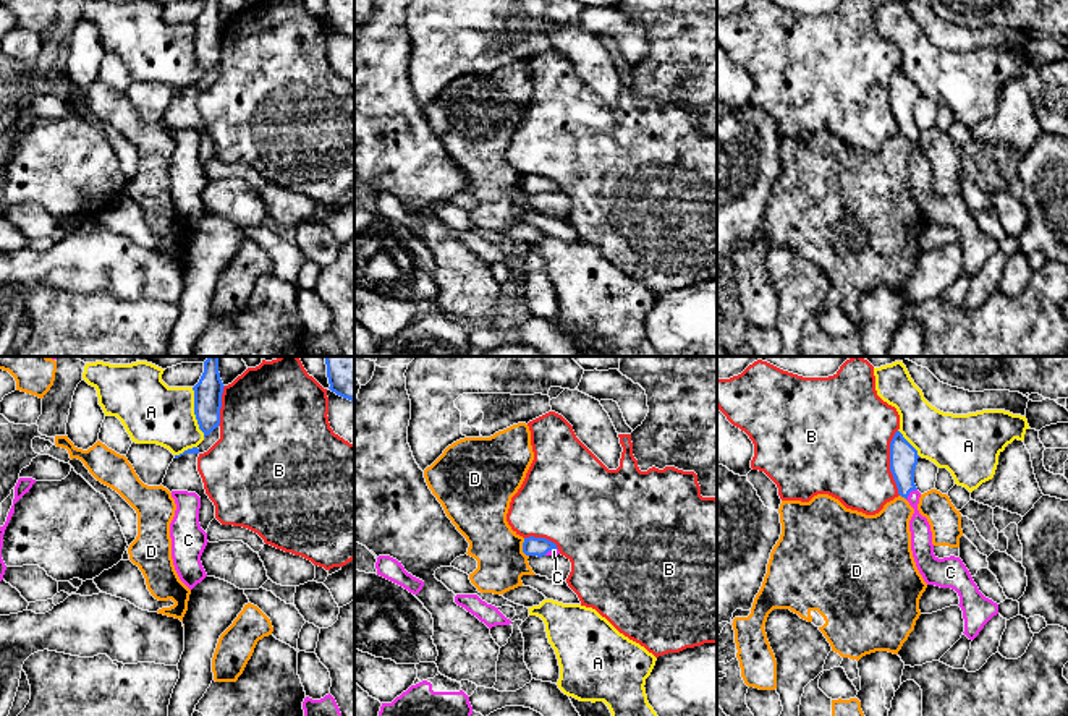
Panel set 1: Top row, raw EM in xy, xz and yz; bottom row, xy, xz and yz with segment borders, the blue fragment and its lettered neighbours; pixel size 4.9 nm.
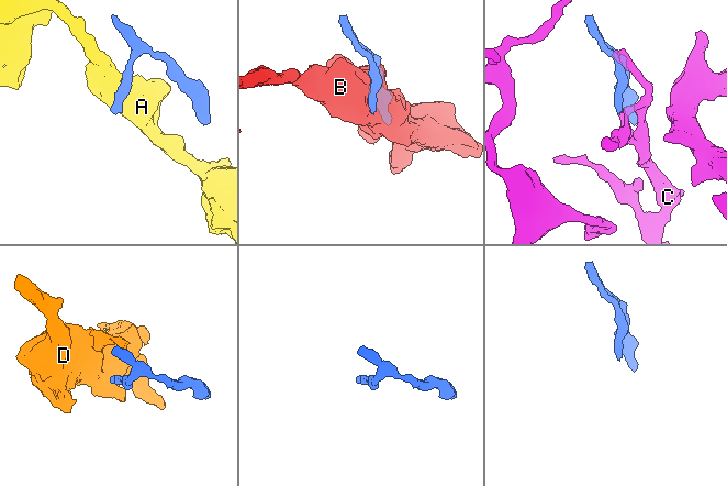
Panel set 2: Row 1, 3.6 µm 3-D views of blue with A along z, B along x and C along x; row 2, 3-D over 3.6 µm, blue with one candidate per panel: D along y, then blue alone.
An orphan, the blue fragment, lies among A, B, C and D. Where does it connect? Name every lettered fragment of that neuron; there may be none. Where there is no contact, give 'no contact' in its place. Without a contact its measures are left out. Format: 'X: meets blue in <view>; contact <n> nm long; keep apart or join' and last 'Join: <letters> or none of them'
A: meets blue in xy; contact 260 nm long; keep apart
B: meets blue in yz; contact 320 nm long; keep apart
C: meets blue in yz; contact 80 nm long; join
D: meets blue in xz; contact 100 nm long; keep apart
Join: C

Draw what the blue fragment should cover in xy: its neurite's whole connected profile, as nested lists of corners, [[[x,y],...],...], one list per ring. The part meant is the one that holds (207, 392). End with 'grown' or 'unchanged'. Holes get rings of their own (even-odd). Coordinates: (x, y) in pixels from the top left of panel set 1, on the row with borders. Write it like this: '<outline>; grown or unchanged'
[[[218,356],[204,361],[204,373],[194,390],[194,415],[204,437],[220,424],[223,382],[218,373]]]; unchanged

